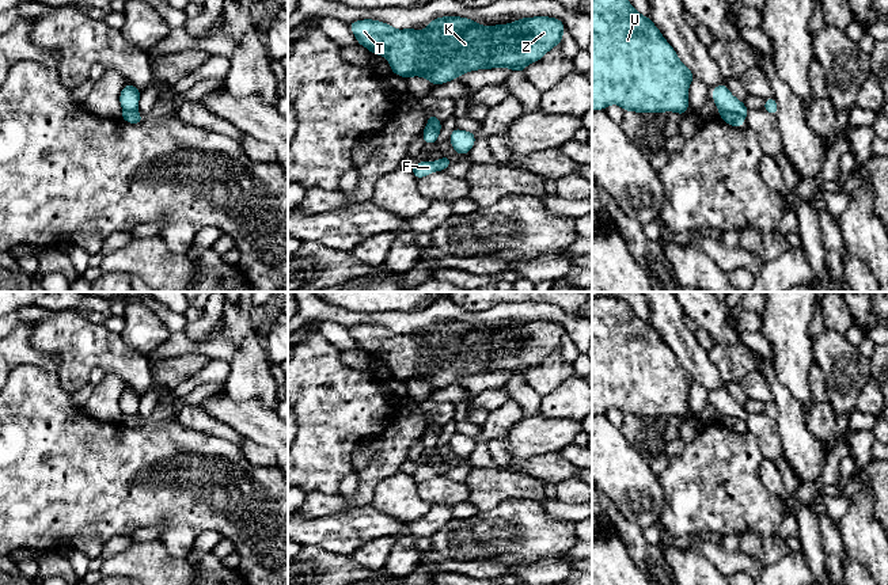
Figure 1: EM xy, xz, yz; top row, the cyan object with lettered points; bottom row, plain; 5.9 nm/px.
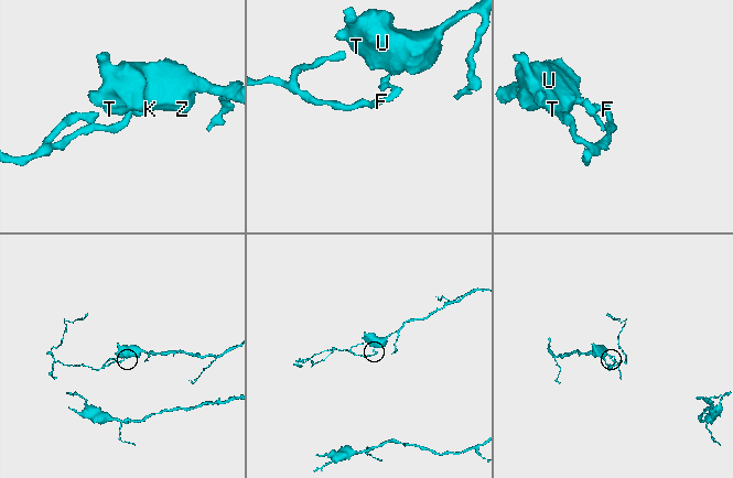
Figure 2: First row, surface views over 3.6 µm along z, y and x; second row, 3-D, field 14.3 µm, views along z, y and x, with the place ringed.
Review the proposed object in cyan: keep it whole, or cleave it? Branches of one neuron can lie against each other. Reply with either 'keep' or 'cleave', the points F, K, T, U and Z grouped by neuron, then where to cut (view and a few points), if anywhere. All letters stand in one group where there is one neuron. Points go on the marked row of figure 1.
cleave | F / K T U Z | yz (720, 111), (735, 111), (743, 120)

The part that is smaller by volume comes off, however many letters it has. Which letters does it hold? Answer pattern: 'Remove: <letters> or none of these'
Remove: F

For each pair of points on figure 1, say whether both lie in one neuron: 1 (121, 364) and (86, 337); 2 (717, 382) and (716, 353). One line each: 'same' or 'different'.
1: same
2: different

